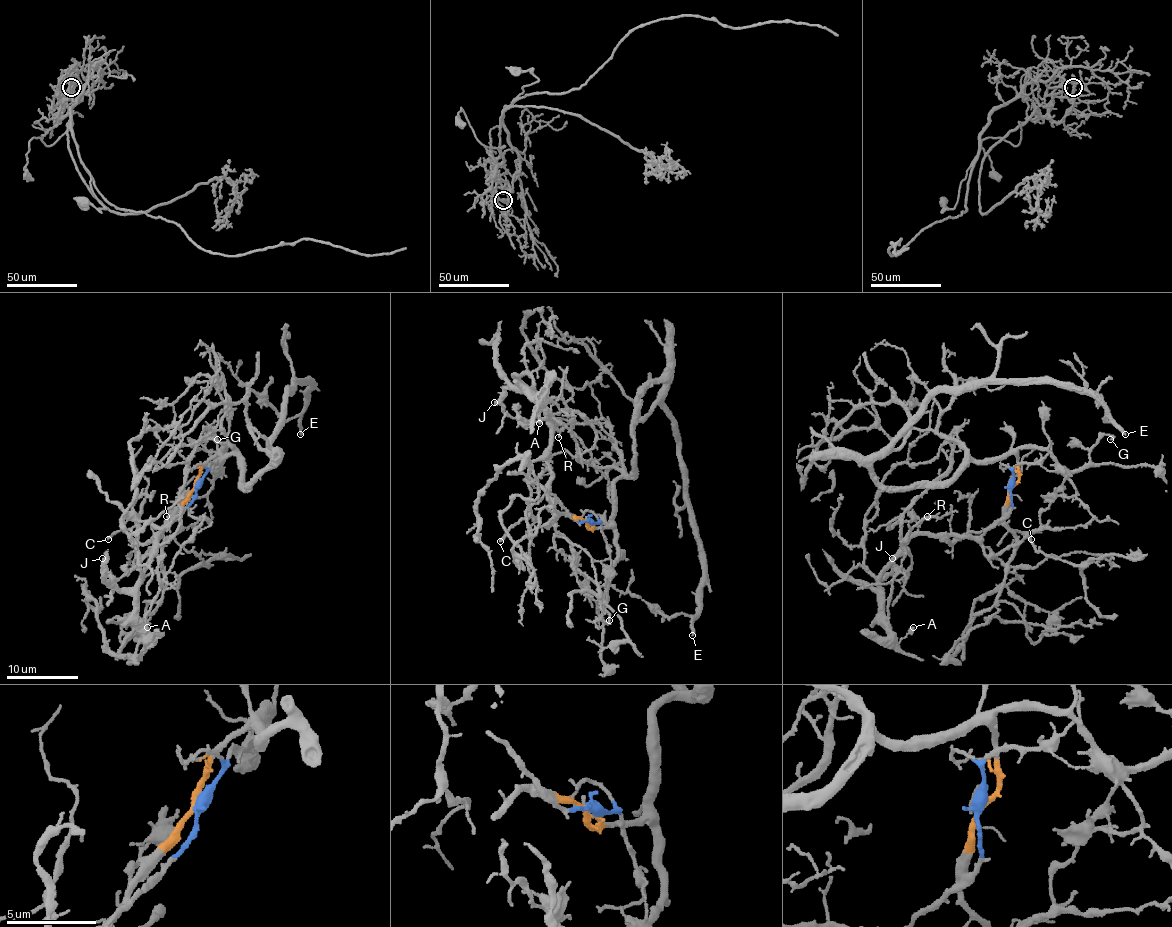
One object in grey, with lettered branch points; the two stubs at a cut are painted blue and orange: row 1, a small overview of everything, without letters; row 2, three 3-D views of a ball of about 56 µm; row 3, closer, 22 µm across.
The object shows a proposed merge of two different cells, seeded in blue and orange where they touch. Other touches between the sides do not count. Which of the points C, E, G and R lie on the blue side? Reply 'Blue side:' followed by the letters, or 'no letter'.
Blue side: C, R

